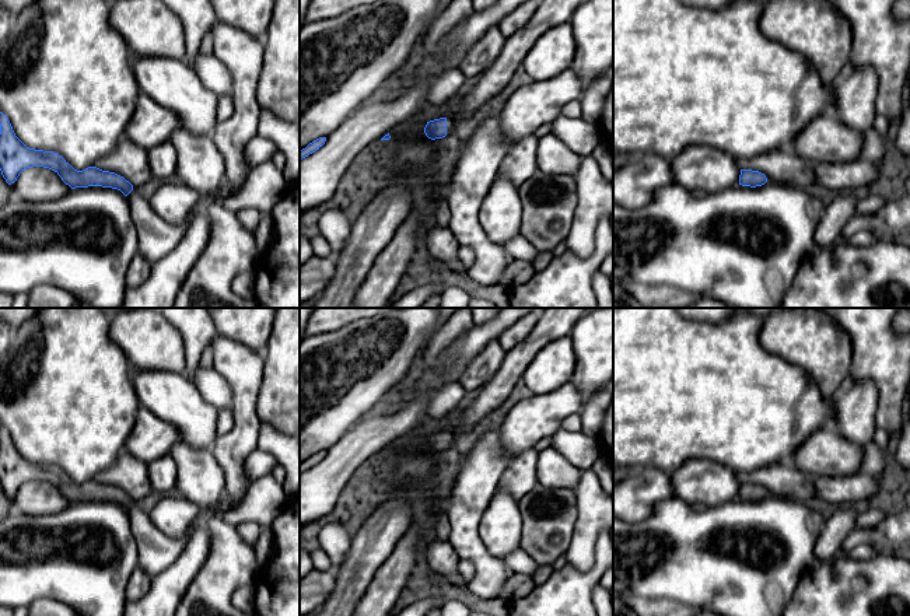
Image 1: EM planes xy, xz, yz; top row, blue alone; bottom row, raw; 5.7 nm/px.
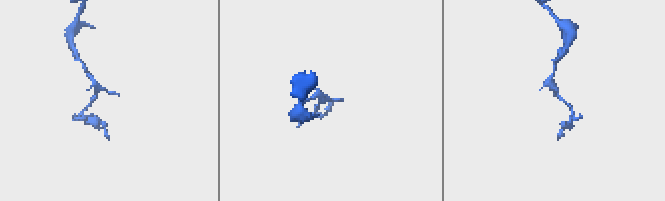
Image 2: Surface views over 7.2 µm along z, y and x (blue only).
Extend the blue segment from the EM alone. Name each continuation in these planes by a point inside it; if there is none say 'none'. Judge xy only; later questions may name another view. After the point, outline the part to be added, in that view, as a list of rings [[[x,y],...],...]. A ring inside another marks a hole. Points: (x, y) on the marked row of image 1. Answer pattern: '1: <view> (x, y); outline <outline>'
1: xy (156, 238); outline [[[123,136],[115,150],[98,160],[94,167],[115,172],[133,185],[133,190],[126,197],[137,230],[137,252],[151,265],[168,255],[182,241],[193,214],[216,203],[220,193],[218,188],[200,195],[199,203],[185,223],[169,224],[153,210],[148,200],[137,190],[153,178],[148,167],[148,150]]]

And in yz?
1: yz (784, 165); outline [[[791,148],[763,153],[752,158],[734,158],[739,169],[759,171],[767,181],[805,189],[816,185],[812,162],[802,158]]]

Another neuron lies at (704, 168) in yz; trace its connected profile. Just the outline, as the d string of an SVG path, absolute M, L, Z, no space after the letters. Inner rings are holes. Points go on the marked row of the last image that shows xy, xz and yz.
M689 146L668 158L673 183L685 189L718 193L739 182L741 169L734 158L708 146Z

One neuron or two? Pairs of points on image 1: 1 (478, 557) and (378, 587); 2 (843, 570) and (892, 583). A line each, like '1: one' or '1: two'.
1: two
2: one

